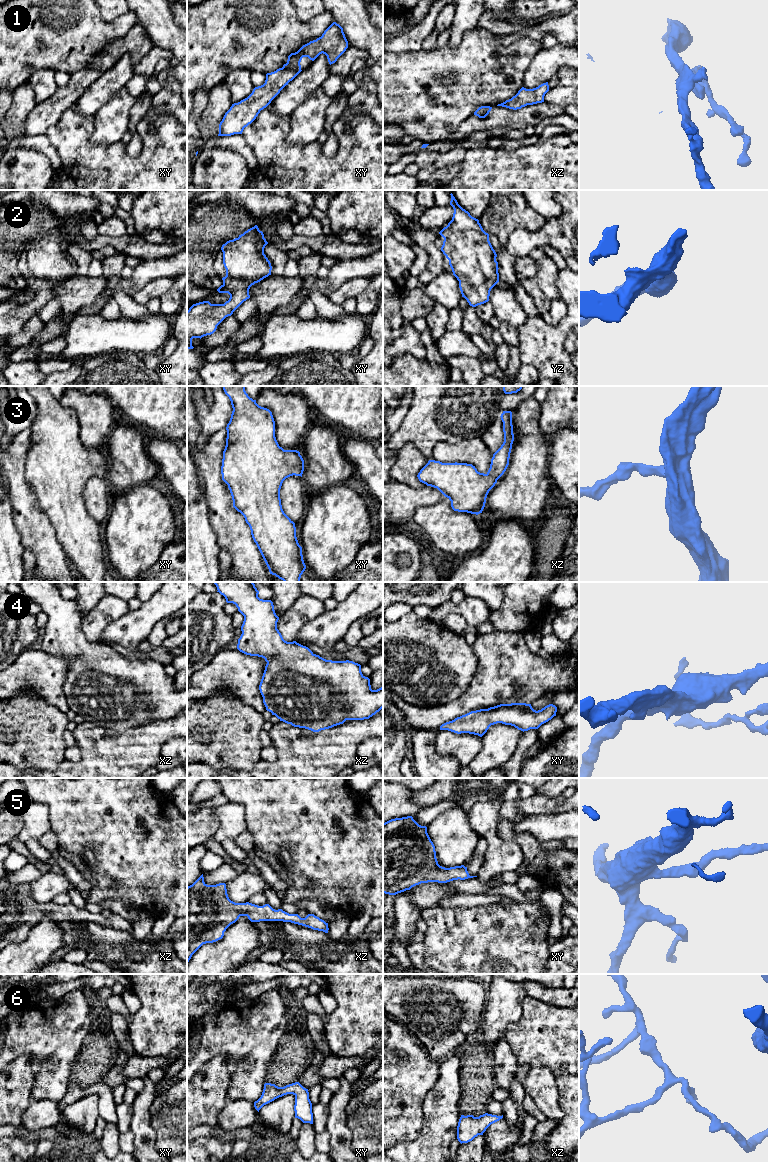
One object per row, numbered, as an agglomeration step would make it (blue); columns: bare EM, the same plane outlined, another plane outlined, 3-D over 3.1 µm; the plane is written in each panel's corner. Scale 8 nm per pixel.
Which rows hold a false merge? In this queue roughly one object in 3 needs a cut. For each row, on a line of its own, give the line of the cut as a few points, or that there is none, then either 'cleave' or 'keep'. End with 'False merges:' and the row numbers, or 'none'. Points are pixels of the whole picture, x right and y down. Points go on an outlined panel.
1: no cut; keep
2: no cut; keep
3: no cut; keep
4: no cut; keep
5: no cut; keep
6: no cut; keep
False merges: none

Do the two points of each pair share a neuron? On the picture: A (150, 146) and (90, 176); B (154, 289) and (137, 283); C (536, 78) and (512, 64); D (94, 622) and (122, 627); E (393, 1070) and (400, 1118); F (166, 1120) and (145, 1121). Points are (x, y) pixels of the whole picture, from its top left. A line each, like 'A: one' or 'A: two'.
A: one
B: two
C: two
D: two
E: one
F: two

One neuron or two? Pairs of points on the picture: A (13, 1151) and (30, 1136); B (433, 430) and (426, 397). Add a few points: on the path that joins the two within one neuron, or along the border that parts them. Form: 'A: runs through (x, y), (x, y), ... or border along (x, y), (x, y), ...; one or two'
A: border along (10, 1136), (21, 1136), (27, 1141), (36, 1143); two
B: runs through (431, 422), (431, 405); one

